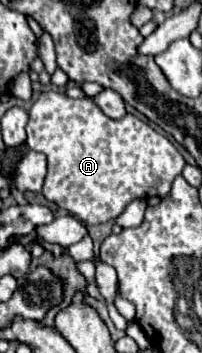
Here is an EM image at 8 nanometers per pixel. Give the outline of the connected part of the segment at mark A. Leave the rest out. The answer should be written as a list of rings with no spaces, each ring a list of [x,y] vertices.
[[[44,91],[28,113],[28,139],[26,145],[48,157],[48,175],[42,193],[48,201],[70,211],[76,219],[86,225],[114,221],[134,199],[146,197],[166,197],[174,177],[182,173],[186,165],[178,149],[160,133],[156,133],[148,123],[134,115],[126,115],[120,121],[110,119],[92,99],[70,99],[58,91]]]

